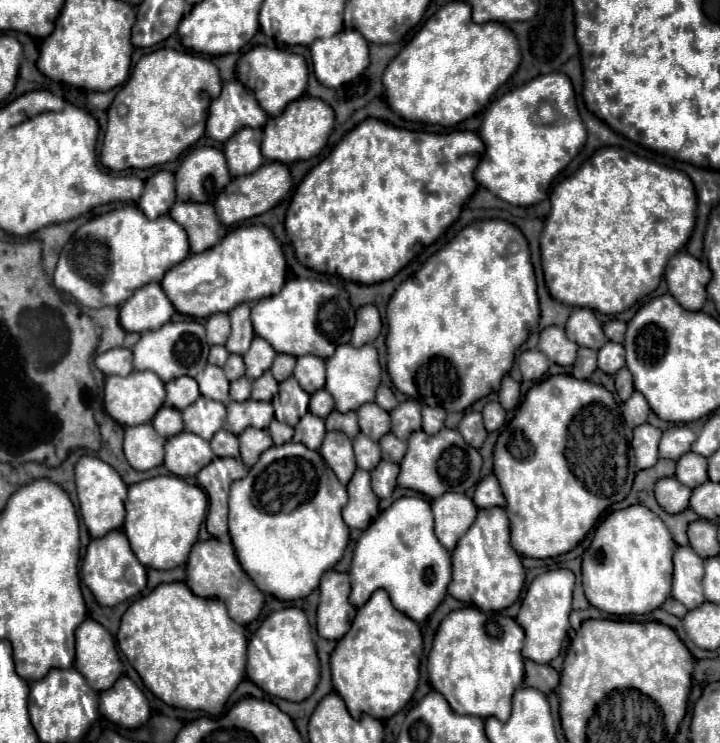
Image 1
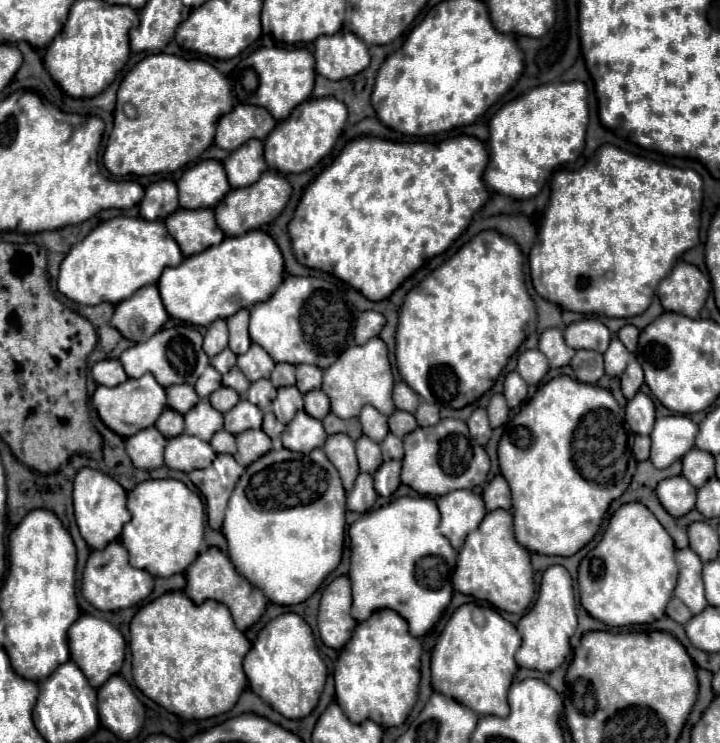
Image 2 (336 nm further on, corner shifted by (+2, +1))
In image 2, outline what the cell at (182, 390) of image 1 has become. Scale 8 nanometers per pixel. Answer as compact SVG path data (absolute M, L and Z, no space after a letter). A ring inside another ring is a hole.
M170 385L166 387L166 395L168 395L168 407L182 415L200 401L192 385Z

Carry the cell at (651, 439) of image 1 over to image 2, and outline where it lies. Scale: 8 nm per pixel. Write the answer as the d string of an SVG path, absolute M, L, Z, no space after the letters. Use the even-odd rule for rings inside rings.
M636 435L636 443L634 443L634 455L638 461L646 461L650 455L650 437L642 437Z

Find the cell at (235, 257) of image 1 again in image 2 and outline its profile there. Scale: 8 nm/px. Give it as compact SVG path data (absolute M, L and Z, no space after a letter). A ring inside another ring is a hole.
M250 231L240 237L226 237L220 245L186 257L182 265L164 269L158 289L166 311L192 325L210 325L216 319L228 319L238 309L266 301L284 279L284 261L274 239L264 231Z

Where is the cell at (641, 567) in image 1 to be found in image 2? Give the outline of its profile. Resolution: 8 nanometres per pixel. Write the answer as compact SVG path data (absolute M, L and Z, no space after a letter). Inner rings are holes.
M642 503L622 505L610 519L602 541L580 561L578 585L582 607L608 627L644 625L664 617L678 581L672 537Z

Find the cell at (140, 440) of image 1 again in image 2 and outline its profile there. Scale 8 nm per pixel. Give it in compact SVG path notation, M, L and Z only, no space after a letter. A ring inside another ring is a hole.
M142 429L136 435L126 439L126 453L138 469L158 469L164 465L164 447L166 437L158 433L158 429Z

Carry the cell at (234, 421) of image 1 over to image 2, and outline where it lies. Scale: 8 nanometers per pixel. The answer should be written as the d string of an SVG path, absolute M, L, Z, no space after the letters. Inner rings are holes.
M240 399L234 409L224 413L224 429L232 435L238 435L246 429L260 429L262 427L262 411L250 401Z

